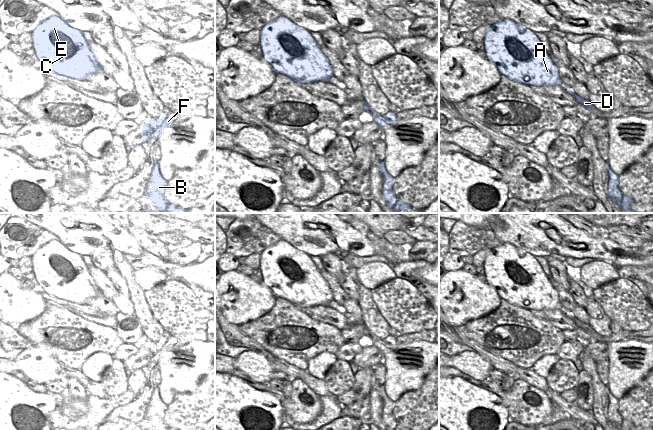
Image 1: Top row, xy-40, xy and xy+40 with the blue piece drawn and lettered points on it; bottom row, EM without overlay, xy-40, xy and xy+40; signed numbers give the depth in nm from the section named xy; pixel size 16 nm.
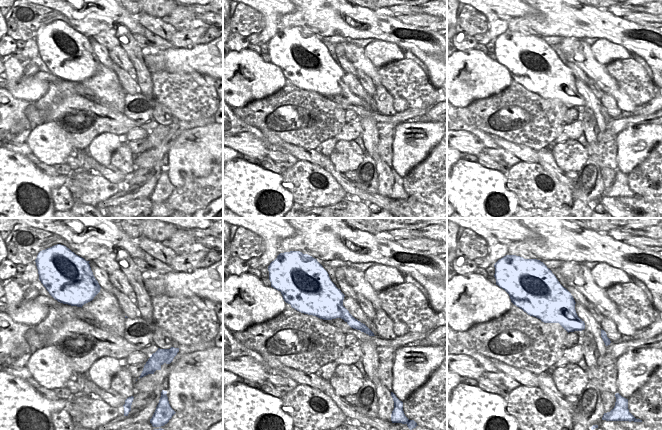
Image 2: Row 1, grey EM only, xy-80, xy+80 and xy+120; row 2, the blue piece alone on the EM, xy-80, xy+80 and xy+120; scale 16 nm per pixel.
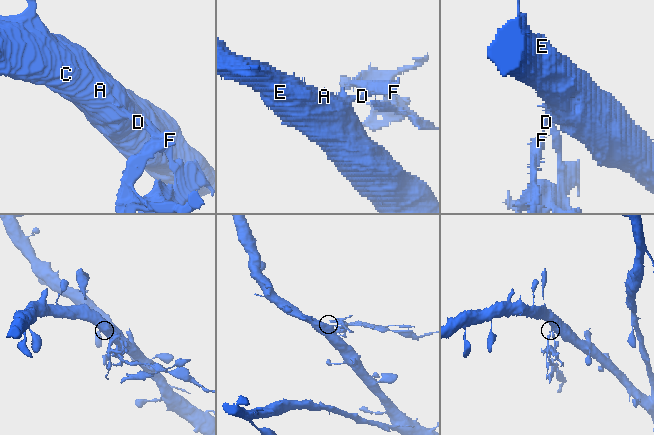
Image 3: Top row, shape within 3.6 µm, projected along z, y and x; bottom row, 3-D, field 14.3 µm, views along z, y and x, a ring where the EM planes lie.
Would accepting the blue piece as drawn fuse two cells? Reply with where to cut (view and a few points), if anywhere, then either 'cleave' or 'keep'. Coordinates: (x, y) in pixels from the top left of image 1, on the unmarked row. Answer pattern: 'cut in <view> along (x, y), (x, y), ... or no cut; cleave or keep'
cut in xy along (372, 333), (369, 336); cleave

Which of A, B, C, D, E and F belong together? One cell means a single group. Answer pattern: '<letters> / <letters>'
A C D E / B F

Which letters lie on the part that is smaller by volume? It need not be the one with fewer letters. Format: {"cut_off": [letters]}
{"cut_off": ["B", "F"]}

